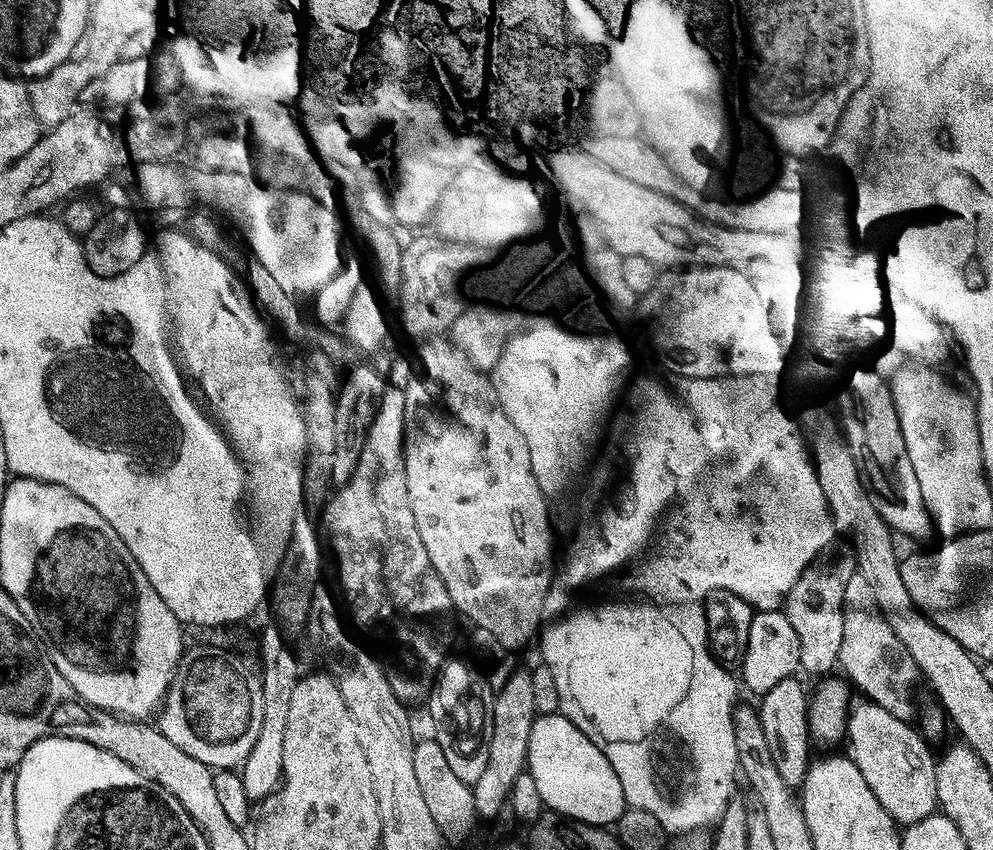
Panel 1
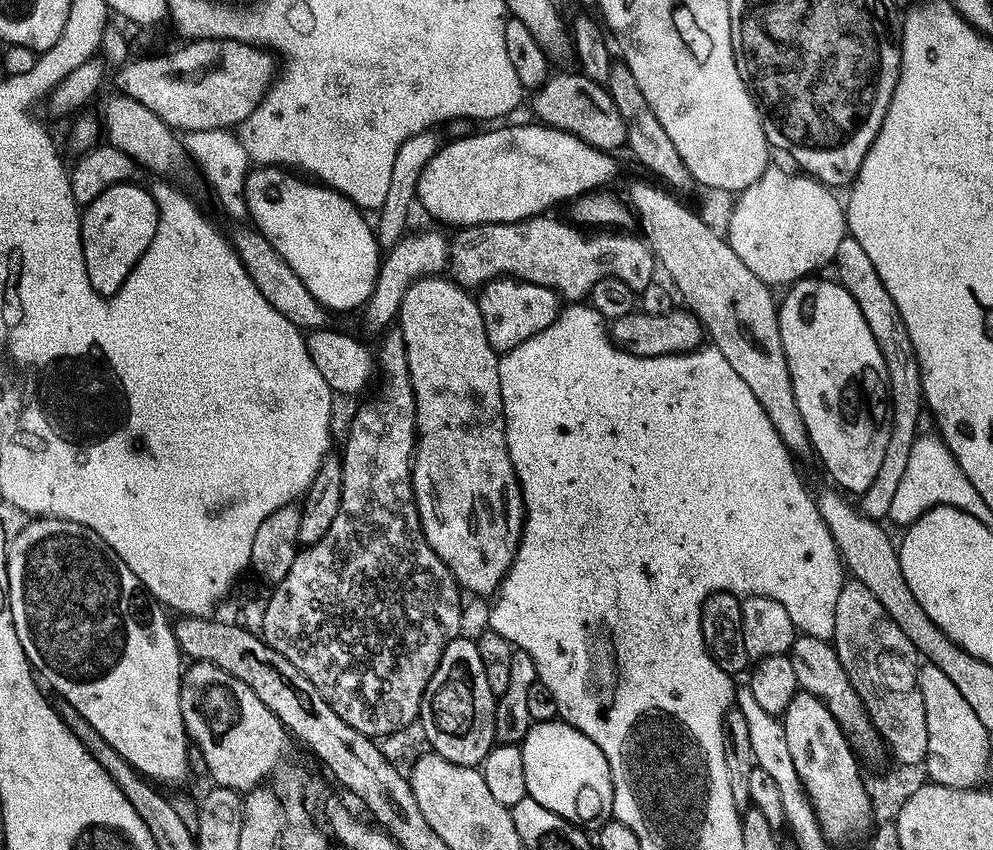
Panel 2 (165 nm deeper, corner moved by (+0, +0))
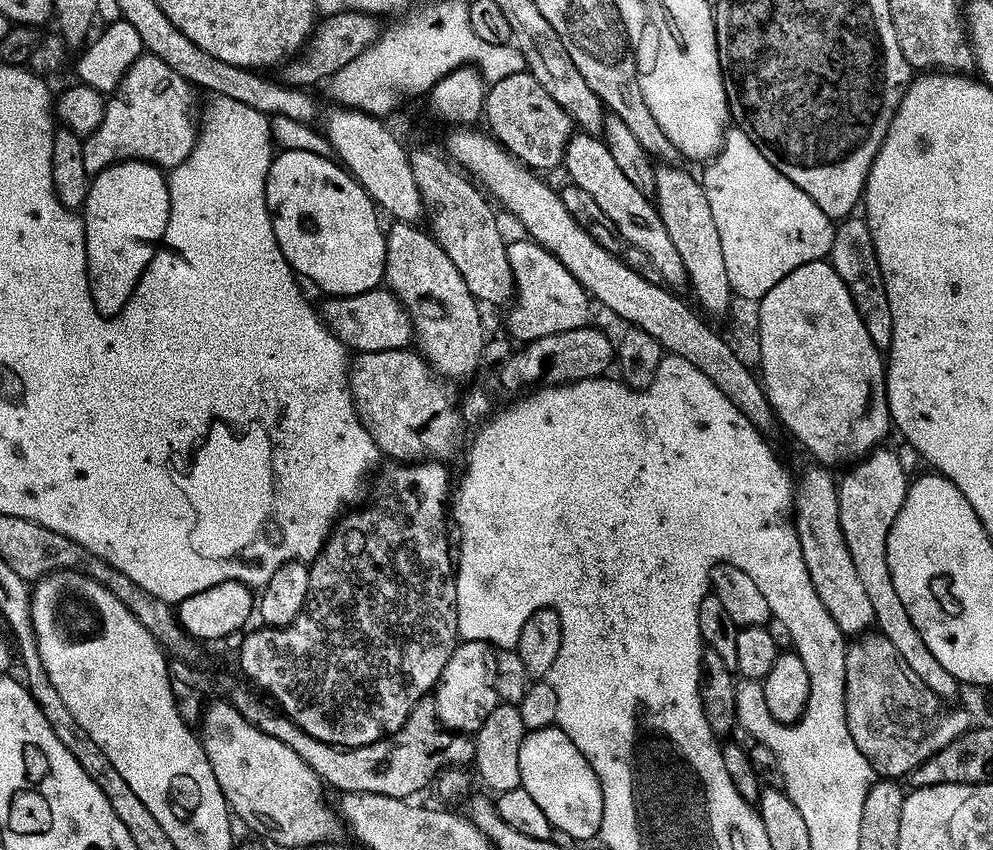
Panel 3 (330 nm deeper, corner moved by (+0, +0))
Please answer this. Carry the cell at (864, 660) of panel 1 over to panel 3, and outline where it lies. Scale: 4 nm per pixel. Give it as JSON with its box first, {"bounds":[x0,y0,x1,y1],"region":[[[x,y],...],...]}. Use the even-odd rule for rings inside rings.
{"bounds":[844,630,947,778],"region":[[[872,630],[869,636],[861,635],[847,645],[846,691],[844,705],[848,715],[848,729],[852,742],[860,749],[865,761],[872,764],[888,778],[901,778],[907,772],[915,773],[924,761],[947,746],[940,736],[940,724],[936,720],[920,720],[908,704],[916,692],[925,692],[927,686],[902,666],[900,655],[892,643]],[[861,639],[861,640],[858,640]],[[940,736],[940,740],[936,740]]]}

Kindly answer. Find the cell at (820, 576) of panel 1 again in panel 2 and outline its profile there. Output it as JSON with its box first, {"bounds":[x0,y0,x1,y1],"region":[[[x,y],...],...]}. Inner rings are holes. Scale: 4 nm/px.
{"bounds":[834,234,925,522],"region":[[[850,234],[842,238],[838,246],[838,254],[834,261],[835,275],[839,284],[858,302],[858,310],[862,310],[862,318],[866,318],[866,326],[870,334],[874,334],[874,342],[878,342],[878,350],[882,350],[882,358],[888,371],[888,394],[892,406],[892,429],[890,442],[886,442],[886,455],[882,457],[882,466],[878,470],[878,478],[870,482],[868,491],[859,497],[858,507],[869,519],[880,522],[892,510],[892,503],[900,494],[902,474],[906,474],[906,462],[912,460],[912,447],[920,428],[920,411],[925,411],[924,391],[918,358],[914,354],[914,346],[910,334],[902,322],[902,314],[898,306],[894,306],[894,298],[890,298],[890,290],[878,278],[878,270],[874,270],[874,262],[862,250],[862,242],[850,242]]]}

